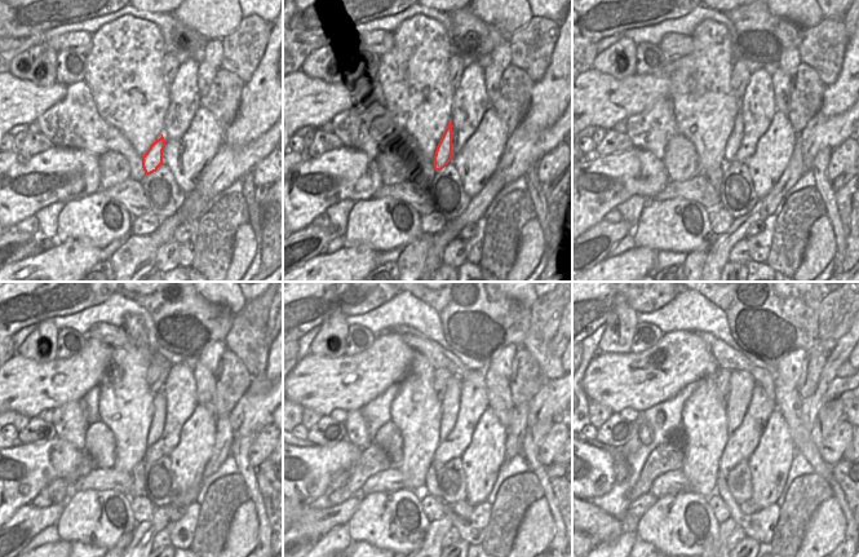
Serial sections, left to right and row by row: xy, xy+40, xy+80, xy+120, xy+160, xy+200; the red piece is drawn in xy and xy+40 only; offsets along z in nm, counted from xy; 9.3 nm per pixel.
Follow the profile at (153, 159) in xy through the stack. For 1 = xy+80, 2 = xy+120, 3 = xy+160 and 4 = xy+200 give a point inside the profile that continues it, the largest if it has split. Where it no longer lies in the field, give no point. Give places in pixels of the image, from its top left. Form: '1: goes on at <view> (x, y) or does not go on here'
1: goes on at xy+80 (734, 141)
2: goes on at xy+120 (158, 423)
3: goes on at xy+160 (450, 401)
4: goes on at xy+200 (742, 384)

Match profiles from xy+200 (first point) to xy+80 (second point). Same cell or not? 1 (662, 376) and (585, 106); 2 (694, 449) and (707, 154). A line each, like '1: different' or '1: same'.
1: same
2: same

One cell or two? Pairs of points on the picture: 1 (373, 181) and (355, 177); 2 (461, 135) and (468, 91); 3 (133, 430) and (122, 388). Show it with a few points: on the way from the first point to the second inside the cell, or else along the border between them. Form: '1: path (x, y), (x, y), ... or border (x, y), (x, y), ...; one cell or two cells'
1: path (370, 180), (359, 178); one cell
2: path (464, 124), (469, 118), (469, 101); one cell
3: path (129, 420), (125, 398); one cell

